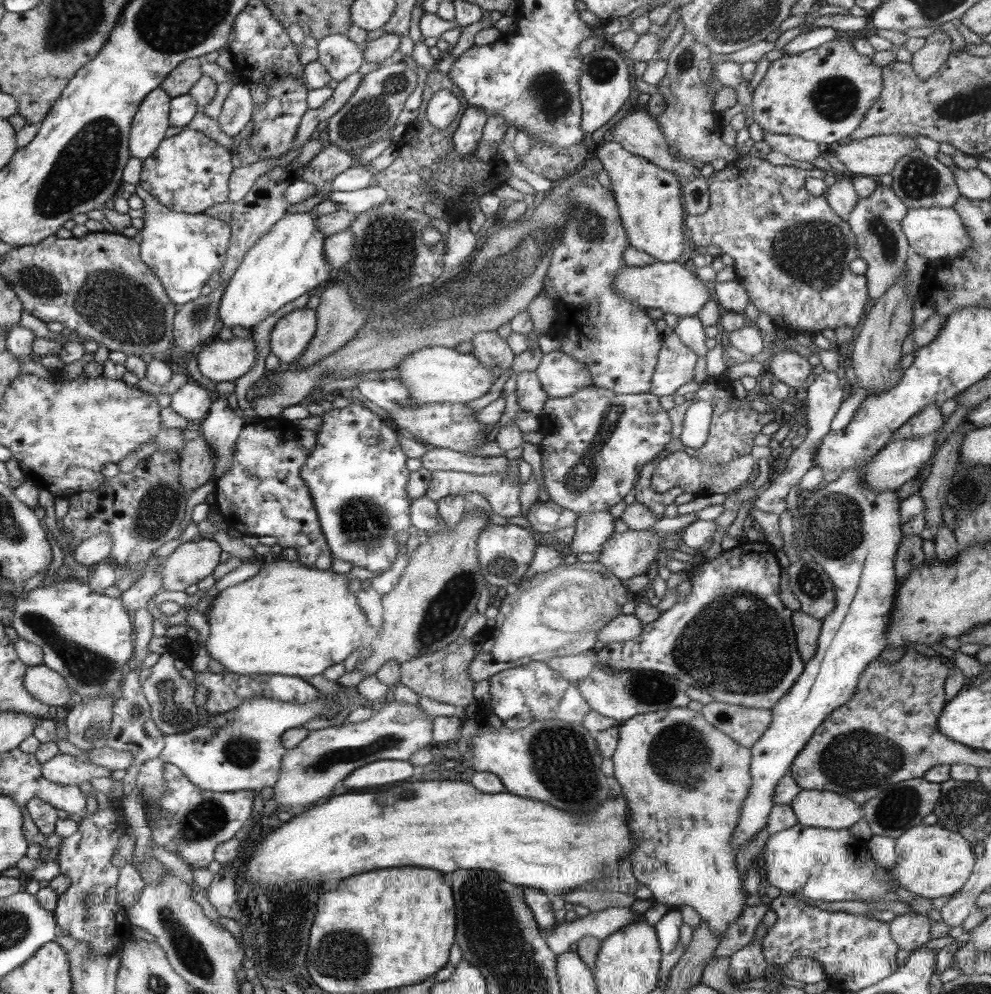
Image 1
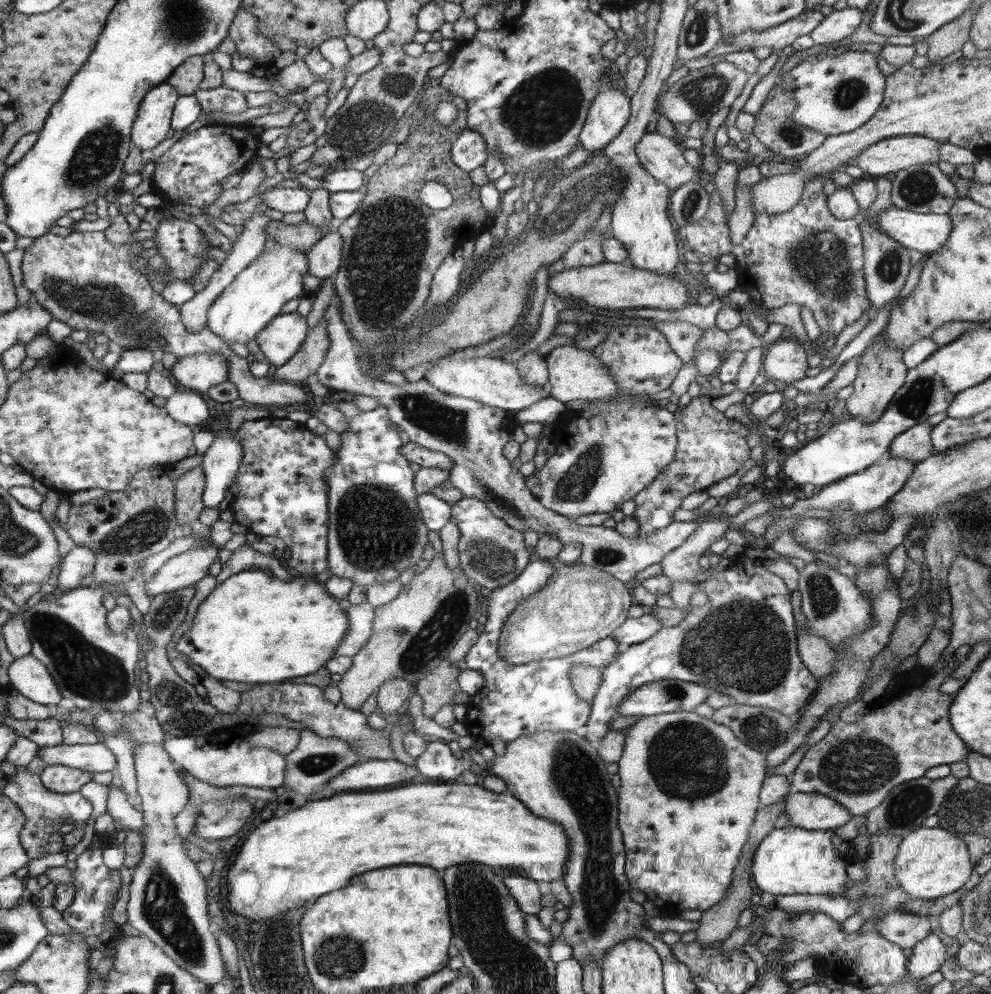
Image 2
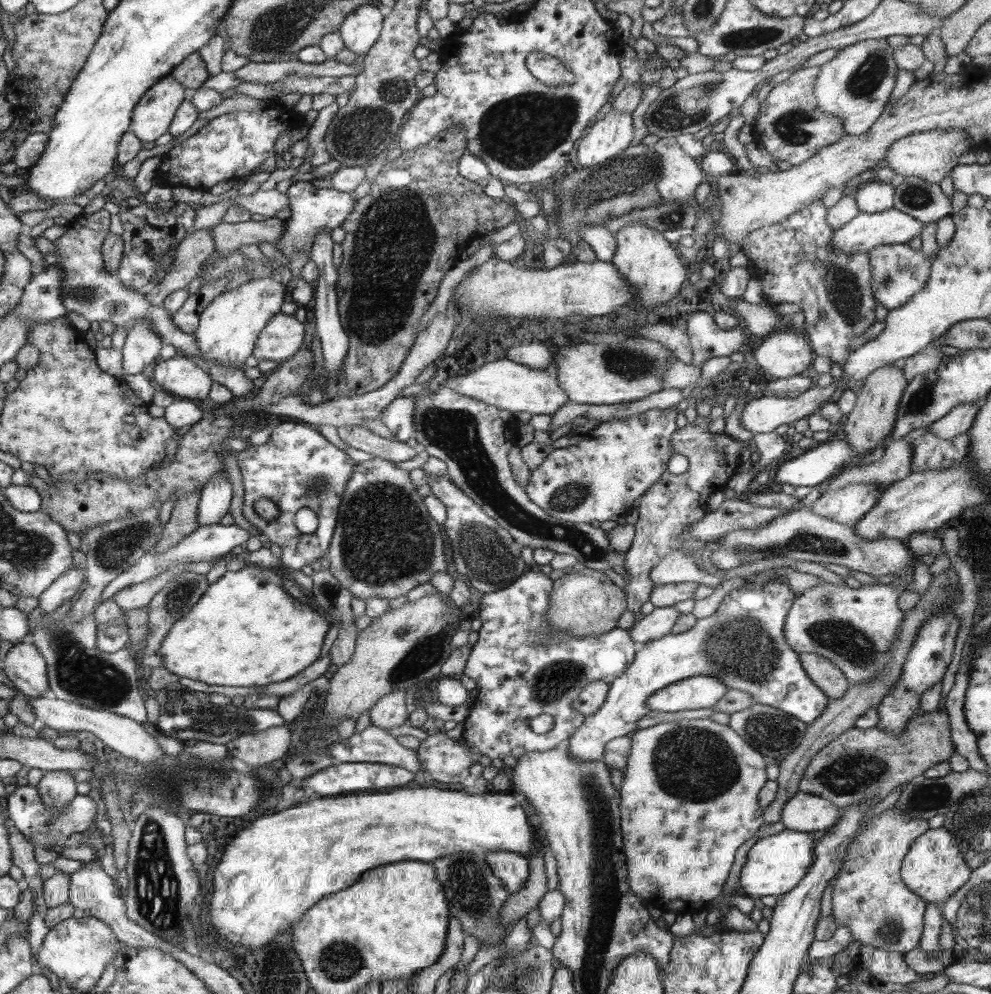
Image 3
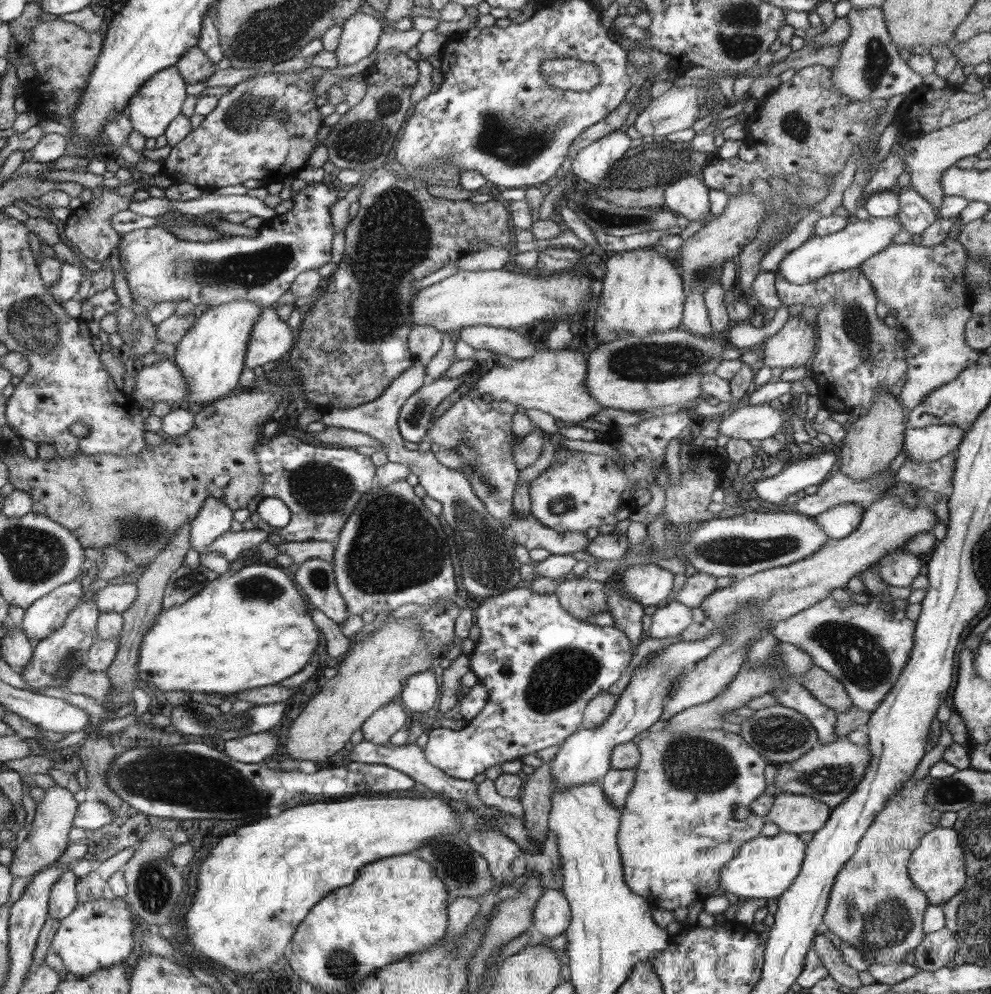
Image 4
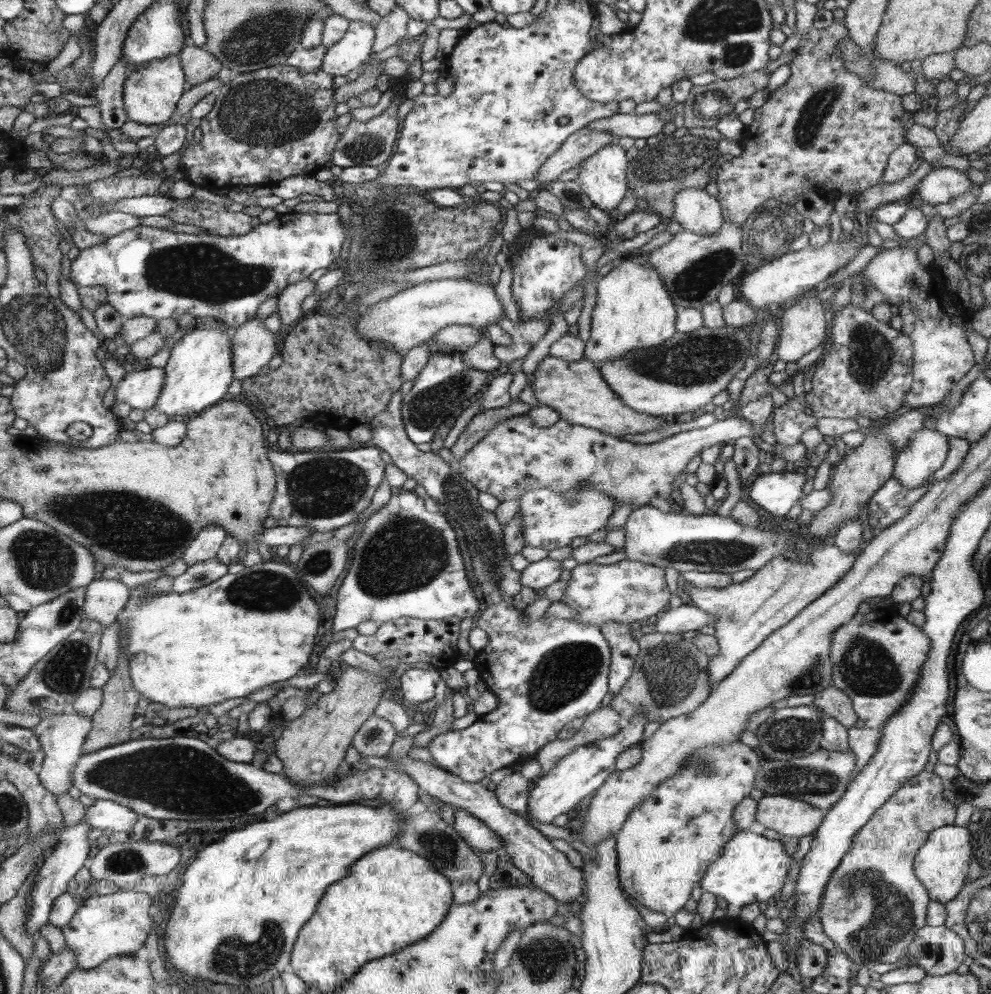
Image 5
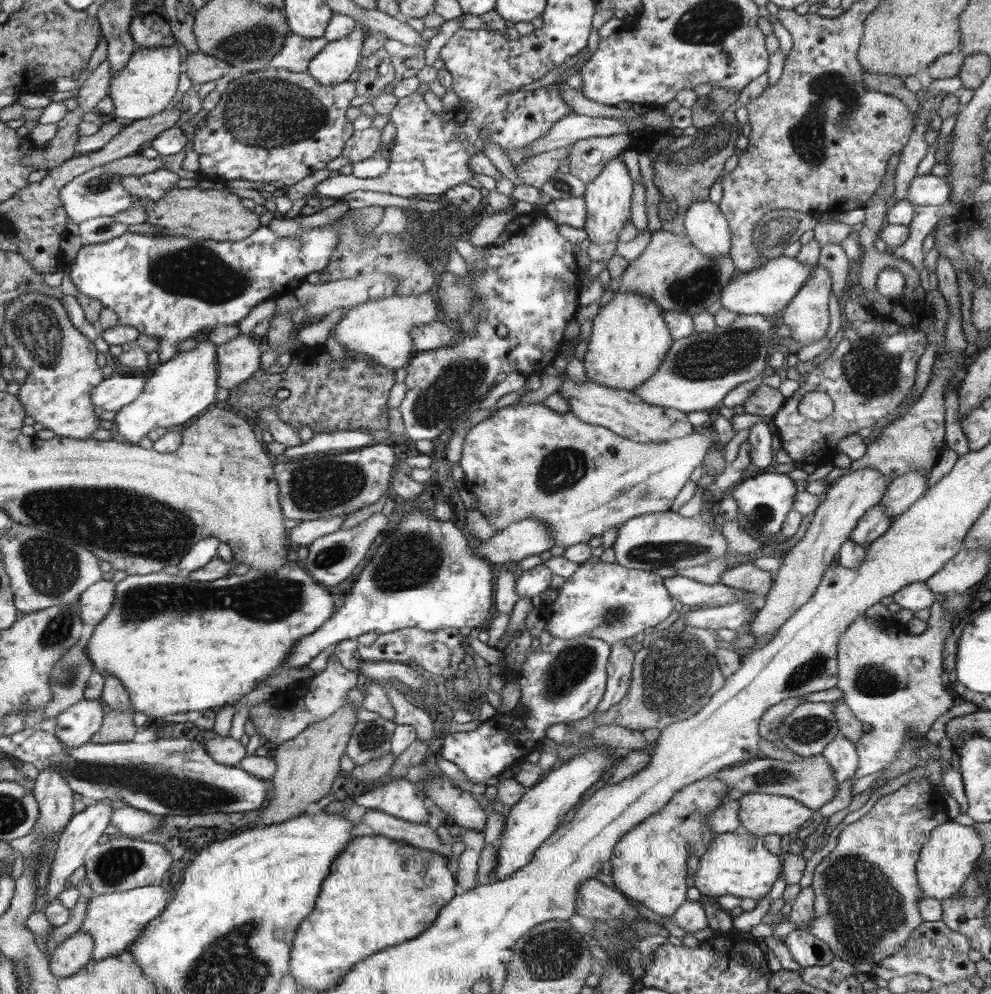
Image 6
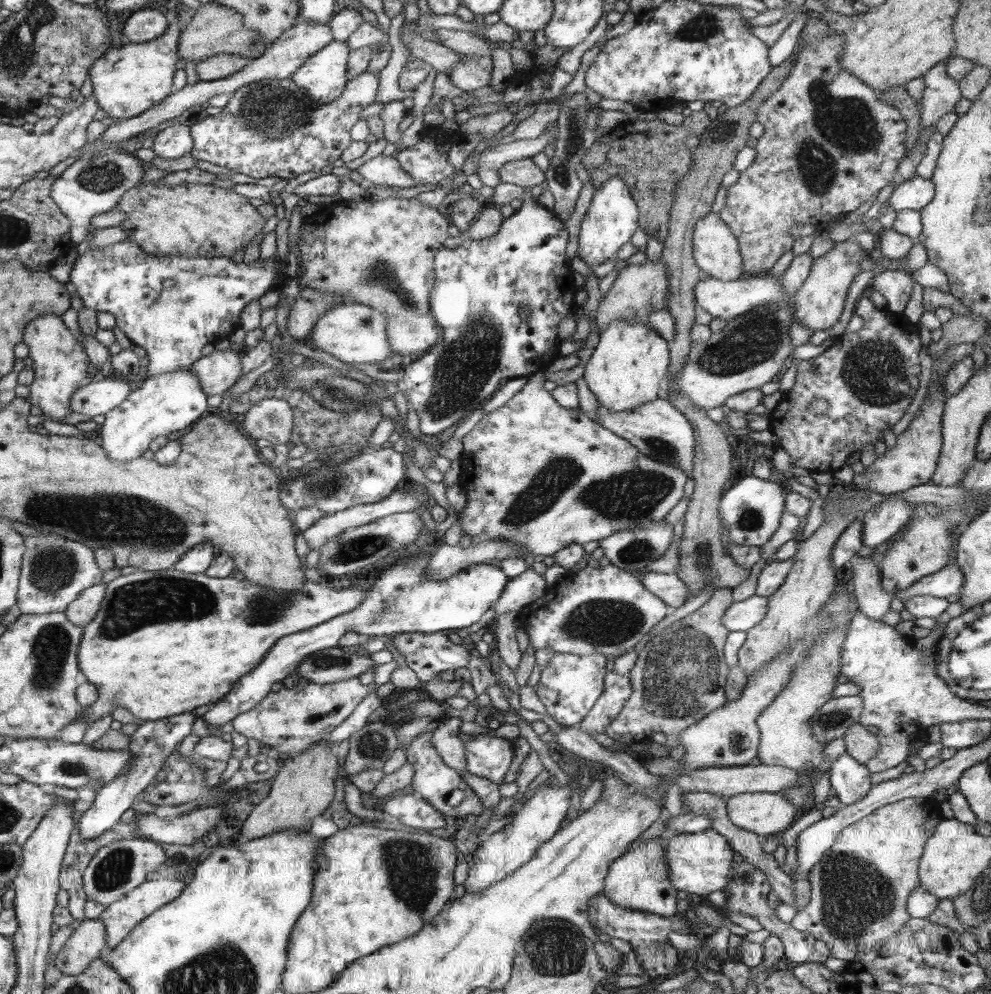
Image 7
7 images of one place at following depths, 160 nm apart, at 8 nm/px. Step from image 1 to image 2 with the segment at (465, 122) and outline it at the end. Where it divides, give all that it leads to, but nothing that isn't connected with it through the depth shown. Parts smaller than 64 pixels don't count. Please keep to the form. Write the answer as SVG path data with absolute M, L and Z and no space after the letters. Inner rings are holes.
M466 129L459 134L452 148L452 160L462 171L469 173L486 163L487 146L485 138L477 130Z

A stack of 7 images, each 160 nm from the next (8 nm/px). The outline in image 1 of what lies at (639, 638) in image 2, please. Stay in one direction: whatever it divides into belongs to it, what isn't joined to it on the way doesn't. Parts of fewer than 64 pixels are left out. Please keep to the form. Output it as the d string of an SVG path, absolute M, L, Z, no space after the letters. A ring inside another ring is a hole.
M620 614L613 618L604 628L598 631L599 647L606 647L611 643L624 643L642 635L645 625L636 615Z

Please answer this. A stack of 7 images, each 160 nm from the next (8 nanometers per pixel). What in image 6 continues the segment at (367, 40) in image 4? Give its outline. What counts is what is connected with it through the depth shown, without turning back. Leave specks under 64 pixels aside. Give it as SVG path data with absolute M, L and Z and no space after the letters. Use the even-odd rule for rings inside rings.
M358 25L348 37L327 42L318 56L310 60L308 74L328 87L347 82L361 63L365 36Z

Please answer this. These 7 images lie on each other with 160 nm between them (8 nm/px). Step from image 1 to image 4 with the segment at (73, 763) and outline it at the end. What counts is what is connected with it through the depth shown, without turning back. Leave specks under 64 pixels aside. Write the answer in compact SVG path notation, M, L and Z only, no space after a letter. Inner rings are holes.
M55 785L46 790L45 798L37 804L34 821L29 829L26 839L17 845L13 852L10 872L13 878L24 878L38 873L38 870L47 868L49 864L57 862L58 858L64 854L70 843L68 832L73 826L73 819L77 815L78 802L74 799L74 793Z

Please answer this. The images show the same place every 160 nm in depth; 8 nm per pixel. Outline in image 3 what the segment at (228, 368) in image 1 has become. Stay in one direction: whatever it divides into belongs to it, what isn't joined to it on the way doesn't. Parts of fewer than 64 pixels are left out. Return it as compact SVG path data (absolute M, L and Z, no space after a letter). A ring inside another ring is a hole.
M174 356L162 360L152 371L158 388L175 395L178 399L201 401L208 398L213 378L191 359Z

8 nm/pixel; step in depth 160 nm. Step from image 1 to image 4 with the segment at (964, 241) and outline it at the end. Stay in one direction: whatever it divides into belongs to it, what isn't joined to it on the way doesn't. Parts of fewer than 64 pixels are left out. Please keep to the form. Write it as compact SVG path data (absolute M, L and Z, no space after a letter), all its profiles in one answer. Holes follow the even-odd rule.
M870 216L867 221L853 218L837 233L810 237L805 244L790 251L779 262L777 272L781 274L783 280L788 280L792 284L810 284L823 276L859 267L867 258L890 246L894 236L900 232L903 232L903 226L895 216L890 218Z

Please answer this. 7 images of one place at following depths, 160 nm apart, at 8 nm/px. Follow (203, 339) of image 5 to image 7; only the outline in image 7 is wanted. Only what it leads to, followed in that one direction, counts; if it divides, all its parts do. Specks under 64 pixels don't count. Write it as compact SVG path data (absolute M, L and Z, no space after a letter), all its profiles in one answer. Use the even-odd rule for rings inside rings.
M189 368L150 376L110 412L105 414L102 427L95 435L110 460L128 462L140 458L150 442L158 436L167 436L176 430L188 428L208 410L206 393L202 390L197 374Z

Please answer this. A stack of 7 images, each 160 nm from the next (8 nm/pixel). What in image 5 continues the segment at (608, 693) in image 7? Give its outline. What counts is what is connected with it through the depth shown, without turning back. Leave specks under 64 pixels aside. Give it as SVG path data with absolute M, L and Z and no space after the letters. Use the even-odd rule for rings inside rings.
M613 620L601 626L602 635L606 636L610 647L613 648L609 676L610 694L612 696L618 694L626 681L632 676L635 658L641 653L638 642L632 636L634 627L634 624L620 624Z

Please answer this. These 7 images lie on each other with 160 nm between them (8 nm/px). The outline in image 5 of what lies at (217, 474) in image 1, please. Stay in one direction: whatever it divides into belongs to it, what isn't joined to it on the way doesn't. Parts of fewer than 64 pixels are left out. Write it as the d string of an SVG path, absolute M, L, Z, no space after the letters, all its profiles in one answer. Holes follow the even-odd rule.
M208 525L202 528L183 556L188 567L215 558L227 534L220 525Z

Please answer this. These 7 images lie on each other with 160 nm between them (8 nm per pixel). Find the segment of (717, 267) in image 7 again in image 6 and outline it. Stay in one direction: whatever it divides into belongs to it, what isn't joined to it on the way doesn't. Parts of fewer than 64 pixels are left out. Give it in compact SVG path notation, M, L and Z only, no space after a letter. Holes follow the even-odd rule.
M709 200L693 202L686 211L684 228L691 243L706 256L714 258L728 254L732 248L732 233L719 206Z

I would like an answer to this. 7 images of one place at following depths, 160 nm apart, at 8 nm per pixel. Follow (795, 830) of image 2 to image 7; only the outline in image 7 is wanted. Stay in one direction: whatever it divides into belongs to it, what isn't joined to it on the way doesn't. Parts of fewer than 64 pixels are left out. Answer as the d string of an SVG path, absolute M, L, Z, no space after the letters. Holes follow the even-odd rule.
M714 829L694 834L678 834L663 840L663 850L669 863L669 879L673 887L688 892L690 897L704 899L710 892L723 890L731 879L734 850L727 838Z

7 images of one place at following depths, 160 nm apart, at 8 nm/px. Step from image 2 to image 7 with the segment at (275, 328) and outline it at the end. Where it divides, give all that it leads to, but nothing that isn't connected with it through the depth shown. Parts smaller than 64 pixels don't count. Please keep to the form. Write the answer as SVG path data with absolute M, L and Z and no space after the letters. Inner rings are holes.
M232 348L216 349L194 362L191 370L197 374L202 390L206 394L222 394L234 386L242 375L240 354Z

